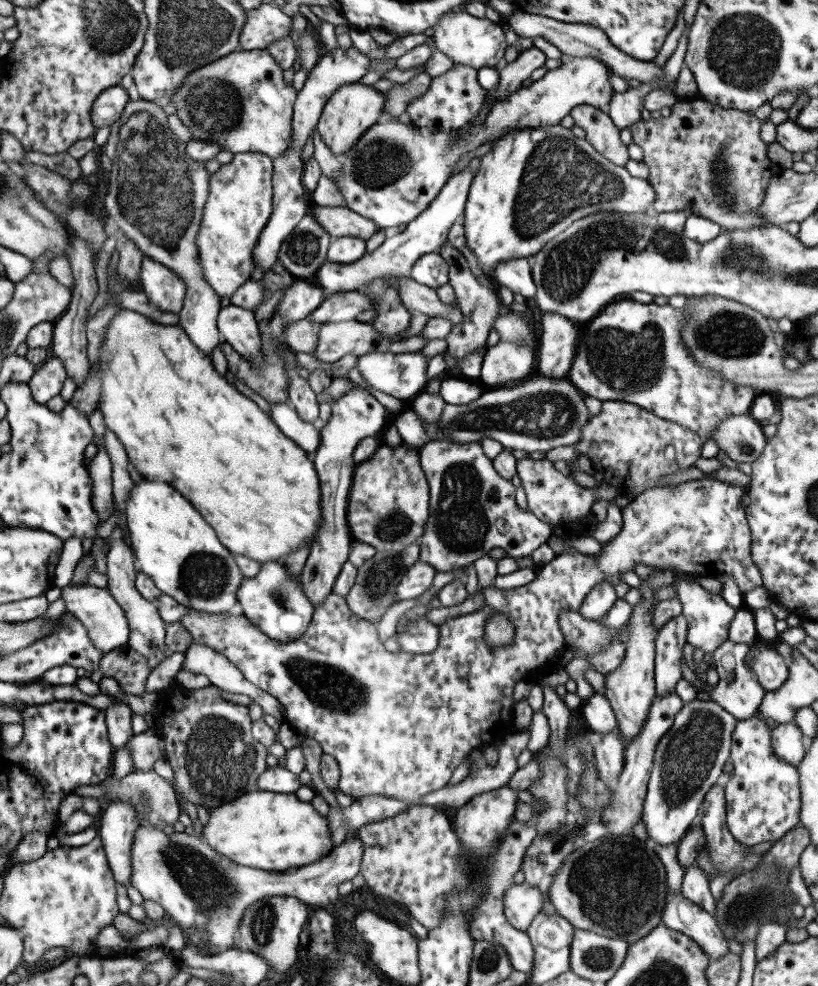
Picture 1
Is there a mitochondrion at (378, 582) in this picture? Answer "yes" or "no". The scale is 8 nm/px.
yes

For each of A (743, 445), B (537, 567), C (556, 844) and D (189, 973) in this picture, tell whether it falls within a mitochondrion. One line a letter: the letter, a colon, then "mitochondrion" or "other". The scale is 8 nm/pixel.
A: mitochondrion
B: other
C: mitochondrion
D: other

